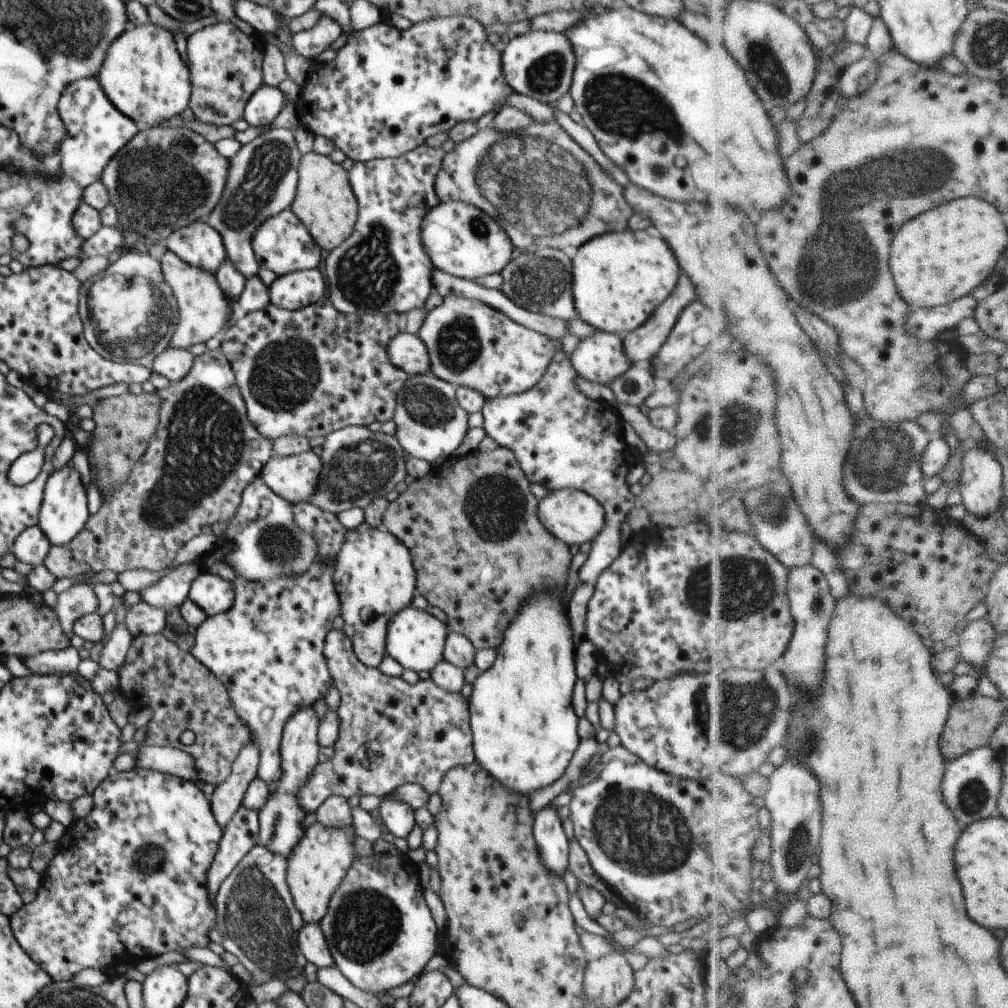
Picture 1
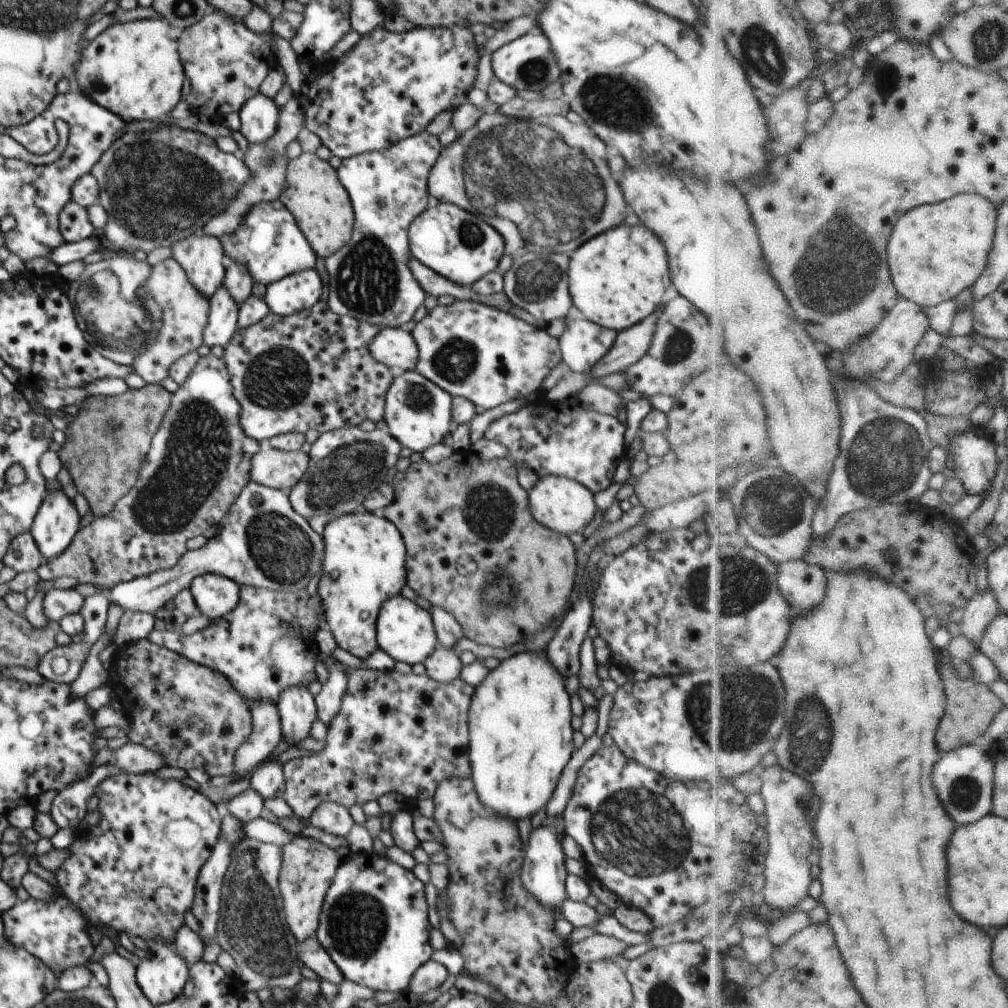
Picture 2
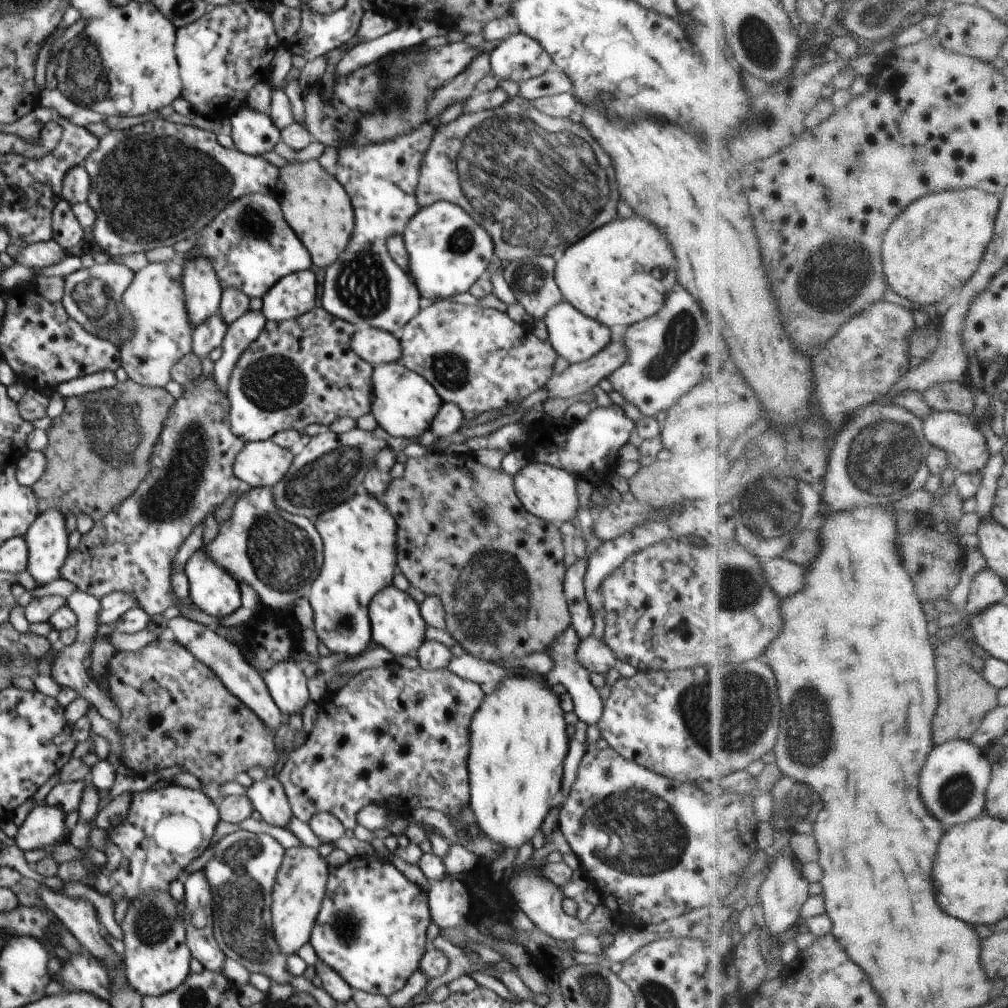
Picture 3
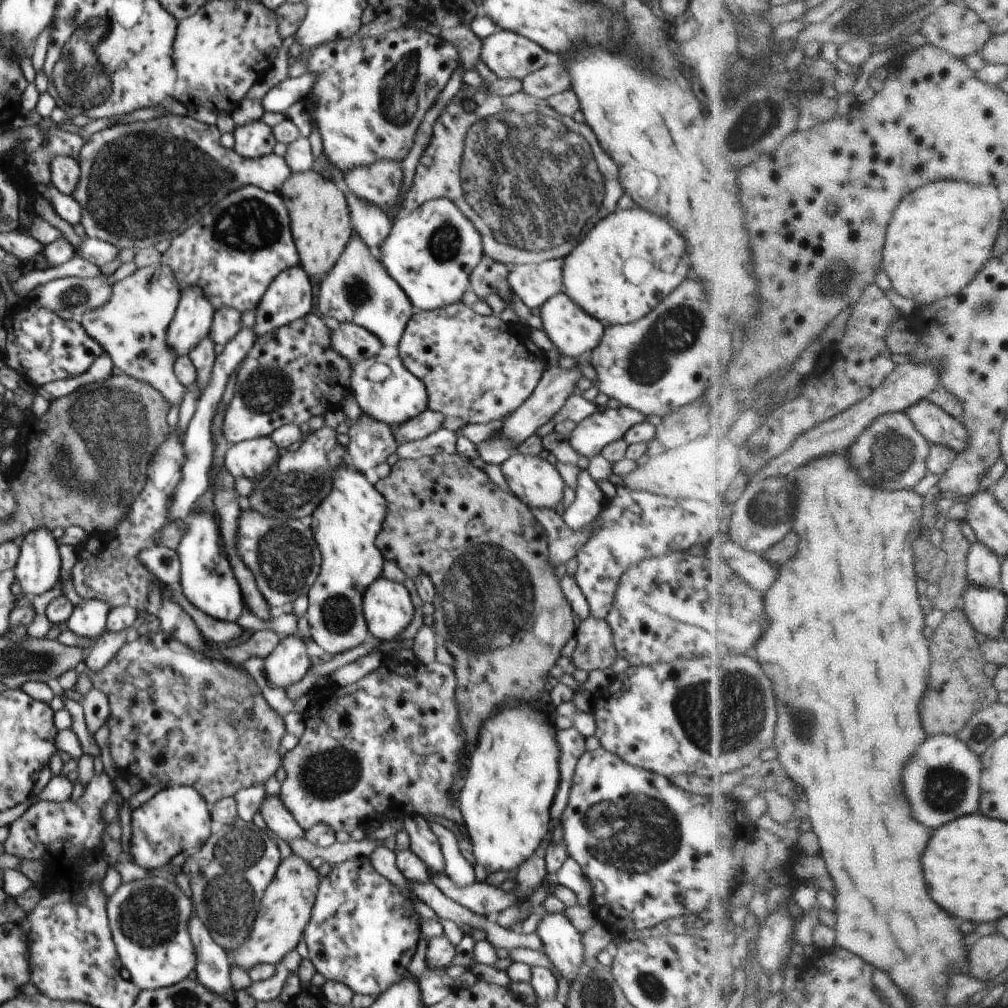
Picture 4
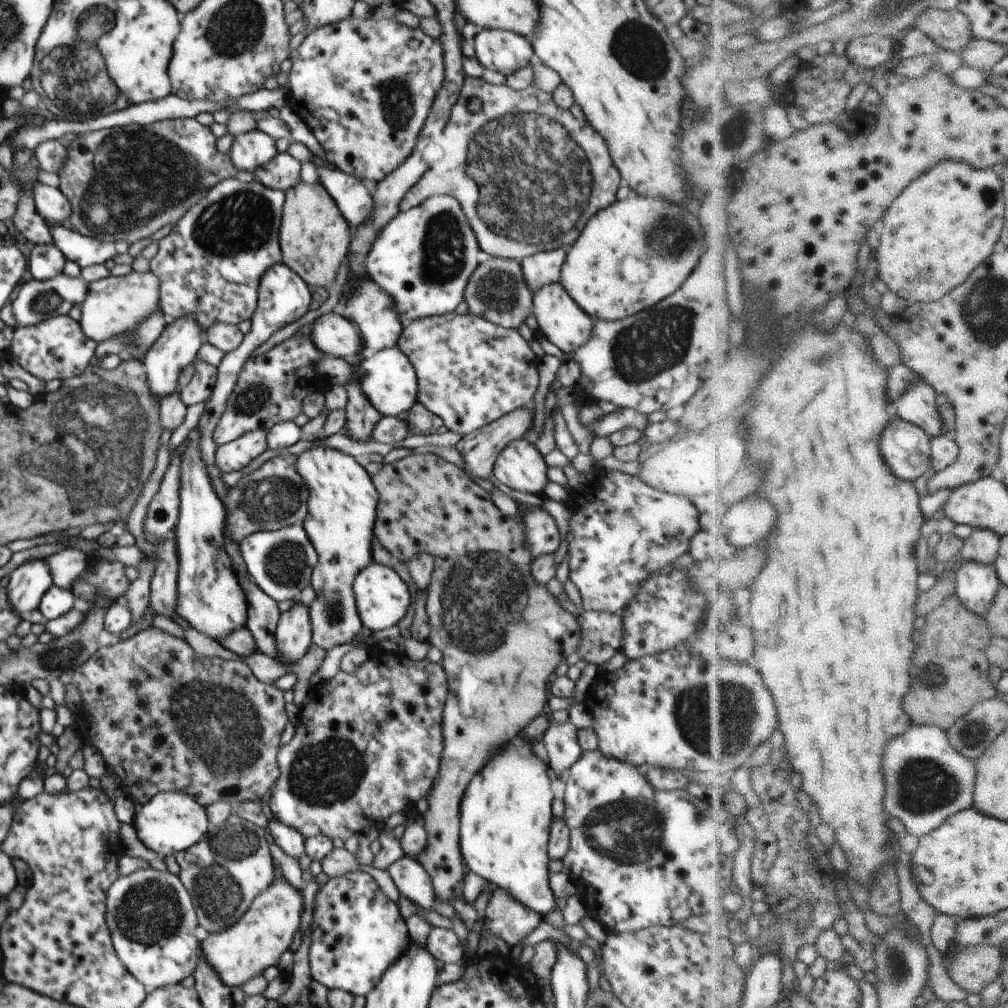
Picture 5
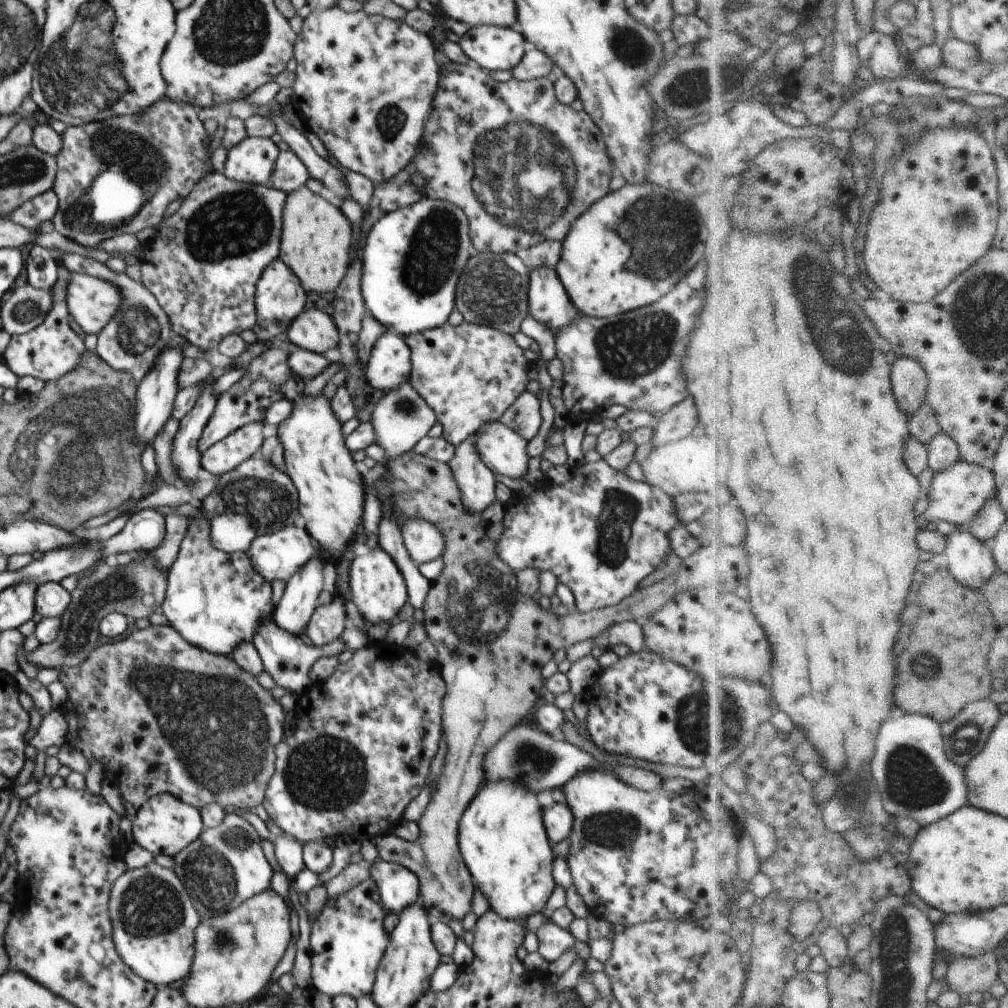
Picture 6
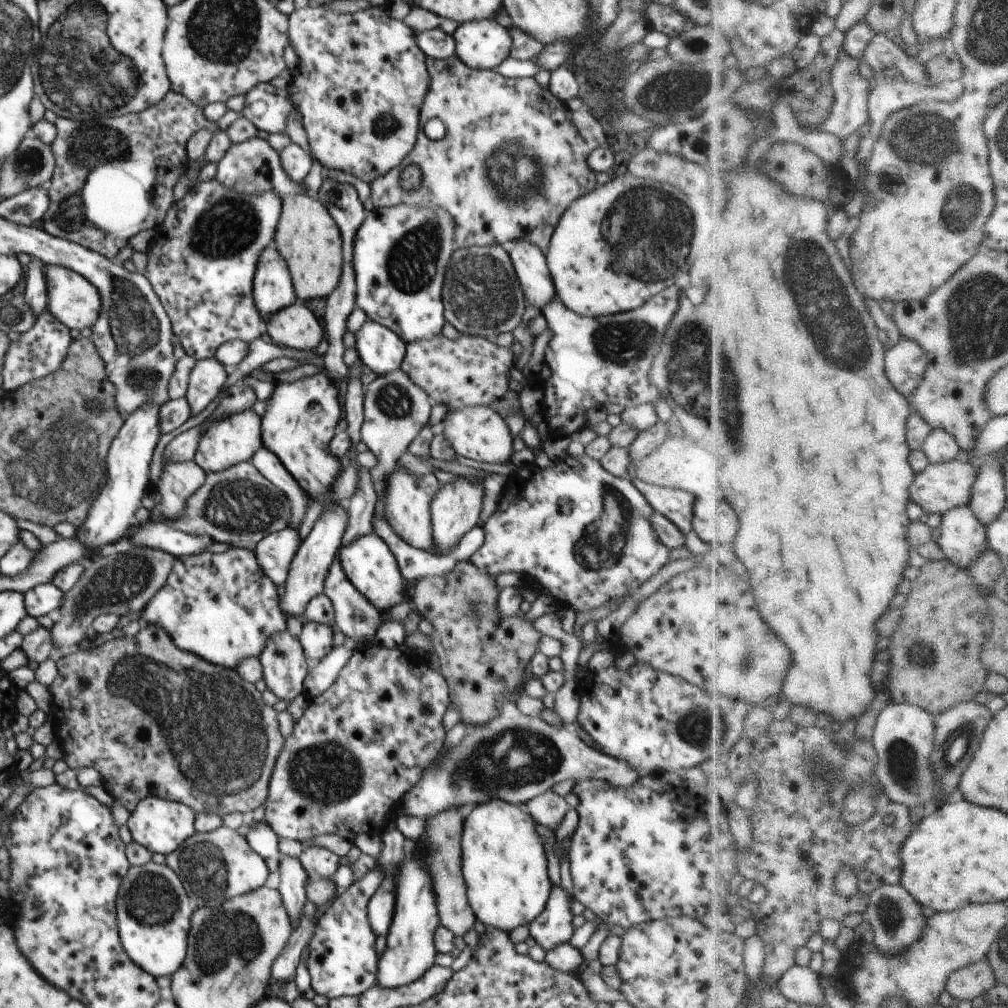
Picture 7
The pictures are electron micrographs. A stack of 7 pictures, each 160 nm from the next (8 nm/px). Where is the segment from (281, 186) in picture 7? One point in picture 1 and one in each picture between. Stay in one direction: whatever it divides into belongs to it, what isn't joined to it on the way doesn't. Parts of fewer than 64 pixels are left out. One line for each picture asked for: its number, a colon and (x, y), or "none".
1: (265, 104)
2: (259, 116)
3: (253, 132)
4: (255, 139)
5: (254, 148)
6: (252, 160)

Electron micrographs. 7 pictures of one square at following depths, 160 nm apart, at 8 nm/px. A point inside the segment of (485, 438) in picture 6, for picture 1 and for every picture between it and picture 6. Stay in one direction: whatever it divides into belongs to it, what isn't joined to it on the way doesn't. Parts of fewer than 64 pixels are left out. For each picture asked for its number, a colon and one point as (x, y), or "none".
1: (572, 516)
2: (562, 504)
3: (550, 493)
4: (536, 482)
5: (520, 466)

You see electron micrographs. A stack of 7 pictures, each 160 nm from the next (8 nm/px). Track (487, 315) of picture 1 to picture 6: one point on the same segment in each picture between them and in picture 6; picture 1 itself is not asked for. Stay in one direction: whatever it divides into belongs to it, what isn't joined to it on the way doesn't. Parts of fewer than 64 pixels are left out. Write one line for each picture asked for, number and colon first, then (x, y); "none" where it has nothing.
2: (471, 350)
3: (477, 358)
4: (476, 367)
5: (470, 372)
6: (469, 374)

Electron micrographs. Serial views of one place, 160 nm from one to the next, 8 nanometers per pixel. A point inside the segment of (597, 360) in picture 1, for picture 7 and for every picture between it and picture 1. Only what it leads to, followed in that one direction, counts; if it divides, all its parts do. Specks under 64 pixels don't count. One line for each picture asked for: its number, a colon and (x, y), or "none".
2: (583, 343)
3: (574, 336)
4: (574, 333)
5: (559, 318)
6: (549, 303)
7: (530, 263)

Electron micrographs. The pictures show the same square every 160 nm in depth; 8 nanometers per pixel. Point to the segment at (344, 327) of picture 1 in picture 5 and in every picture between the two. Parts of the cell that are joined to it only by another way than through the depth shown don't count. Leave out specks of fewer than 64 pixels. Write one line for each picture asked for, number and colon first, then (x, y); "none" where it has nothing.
2: (311, 370)
3: (302, 371)
4: (288, 376)
5: (270, 388)

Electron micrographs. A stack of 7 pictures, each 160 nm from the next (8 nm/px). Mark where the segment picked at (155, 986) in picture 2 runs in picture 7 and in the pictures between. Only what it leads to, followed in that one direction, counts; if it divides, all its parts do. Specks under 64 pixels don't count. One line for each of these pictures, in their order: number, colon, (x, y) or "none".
3: (157, 957)
4: (148, 918)
5: (151, 916)
6: (154, 922)
7: (153, 911)

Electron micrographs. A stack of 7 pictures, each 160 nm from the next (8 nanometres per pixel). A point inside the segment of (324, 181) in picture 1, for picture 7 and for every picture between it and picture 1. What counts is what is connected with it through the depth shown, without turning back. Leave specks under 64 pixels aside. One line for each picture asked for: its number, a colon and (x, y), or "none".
2: (314, 195)
3: (316, 206)
4: (321, 225)
5: (314, 237)
6: (316, 237)
7: (308, 238)

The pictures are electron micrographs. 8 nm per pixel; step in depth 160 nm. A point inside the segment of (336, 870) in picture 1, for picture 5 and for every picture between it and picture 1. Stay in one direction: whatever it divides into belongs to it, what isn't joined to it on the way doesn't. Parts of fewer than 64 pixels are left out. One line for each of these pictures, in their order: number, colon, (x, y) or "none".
2: (308, 868)
3: (300, 885)
4: (286, 906)
5: (265, 932)

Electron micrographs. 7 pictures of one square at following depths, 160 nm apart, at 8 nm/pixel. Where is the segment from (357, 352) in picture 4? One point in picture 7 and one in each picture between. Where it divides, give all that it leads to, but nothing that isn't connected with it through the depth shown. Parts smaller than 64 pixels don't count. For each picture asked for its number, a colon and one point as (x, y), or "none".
5: (335, 335)
6: (313, 330)
7: (296, 327)

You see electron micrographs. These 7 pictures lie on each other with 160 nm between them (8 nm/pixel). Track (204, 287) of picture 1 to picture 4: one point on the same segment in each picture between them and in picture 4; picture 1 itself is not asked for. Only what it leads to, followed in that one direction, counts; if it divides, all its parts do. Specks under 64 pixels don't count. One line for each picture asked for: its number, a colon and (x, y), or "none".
2: (185, 311)
3: (155, 298)
4: (131, 327)

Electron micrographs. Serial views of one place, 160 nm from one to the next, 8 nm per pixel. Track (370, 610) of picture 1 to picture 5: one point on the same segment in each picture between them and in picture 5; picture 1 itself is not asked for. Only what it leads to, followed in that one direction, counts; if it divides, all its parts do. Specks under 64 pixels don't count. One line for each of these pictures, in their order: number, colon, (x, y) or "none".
2: (364, 560)
3: (359, 537)
4: (345, 524)
5: (342, 503)

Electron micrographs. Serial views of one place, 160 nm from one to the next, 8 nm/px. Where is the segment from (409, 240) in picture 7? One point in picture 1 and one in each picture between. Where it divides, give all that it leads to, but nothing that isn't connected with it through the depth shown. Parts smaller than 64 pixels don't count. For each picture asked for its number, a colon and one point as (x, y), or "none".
1: (462, 240)
2: (462, 247)
3: (448, 250)
4: (431, 251)
5: (423, 258)
6: (413, 257)

